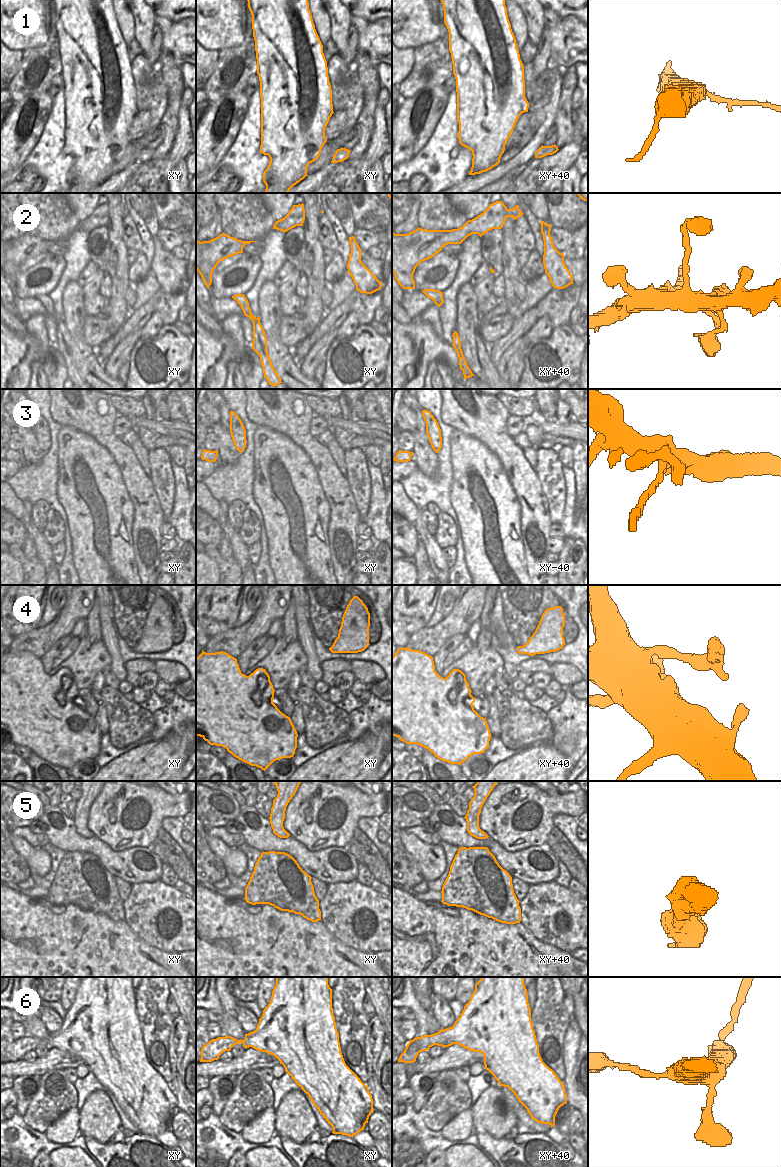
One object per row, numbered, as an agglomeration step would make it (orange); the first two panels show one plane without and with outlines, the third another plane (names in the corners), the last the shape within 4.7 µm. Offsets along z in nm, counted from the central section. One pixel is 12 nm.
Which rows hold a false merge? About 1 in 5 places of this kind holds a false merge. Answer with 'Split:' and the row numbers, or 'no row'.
Split: 2.

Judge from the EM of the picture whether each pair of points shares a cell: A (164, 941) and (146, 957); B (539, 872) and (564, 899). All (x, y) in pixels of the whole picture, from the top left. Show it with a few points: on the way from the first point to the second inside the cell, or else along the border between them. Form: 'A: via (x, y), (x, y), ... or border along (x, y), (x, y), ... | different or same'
A: border along (137, 934), (157, 949) | different
B: border along (553, 880), (532, 883), (530, 885) | different

